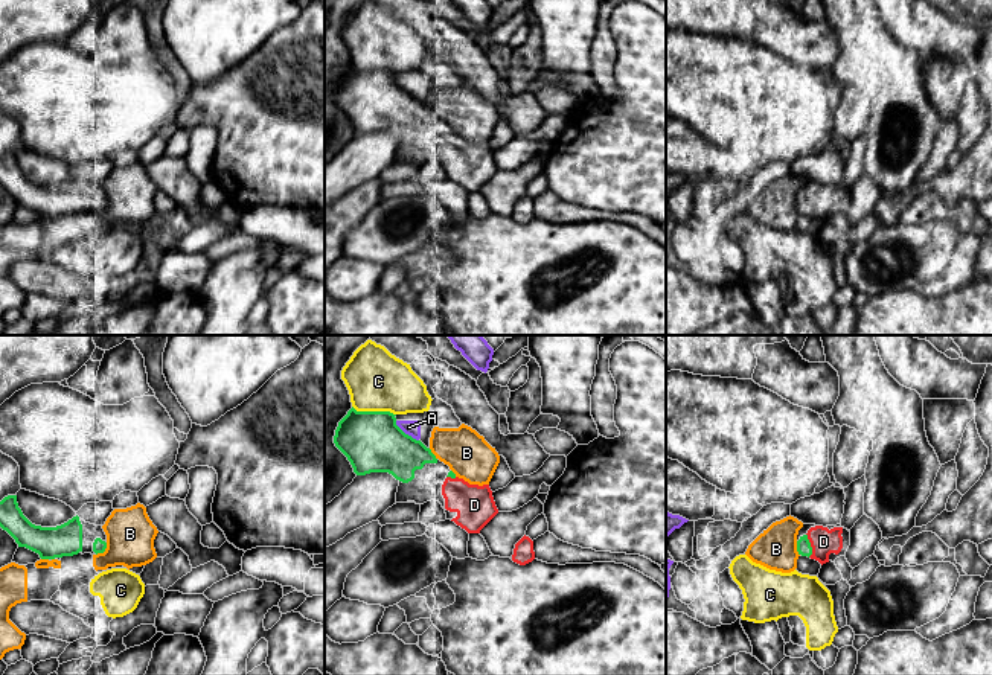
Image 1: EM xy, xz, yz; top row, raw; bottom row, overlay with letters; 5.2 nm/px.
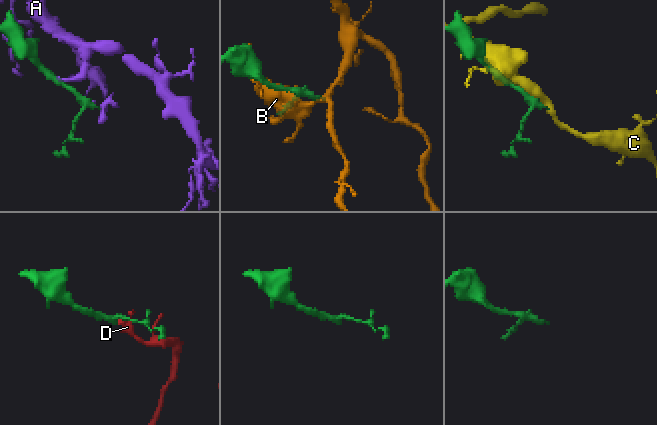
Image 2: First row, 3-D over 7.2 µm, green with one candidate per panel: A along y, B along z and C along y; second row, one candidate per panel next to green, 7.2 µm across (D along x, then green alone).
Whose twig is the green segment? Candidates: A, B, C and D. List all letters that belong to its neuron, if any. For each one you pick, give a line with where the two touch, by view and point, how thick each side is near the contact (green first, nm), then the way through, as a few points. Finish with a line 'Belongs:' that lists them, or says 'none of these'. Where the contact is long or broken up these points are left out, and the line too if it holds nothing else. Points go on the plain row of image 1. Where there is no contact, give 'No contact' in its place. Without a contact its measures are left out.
D: Touches green at yz (809, 204). Thickness 80 nm (green) against 140 nm. Path across: yz (803, 204), (809, 204), (823, 200)
Belongs: D

